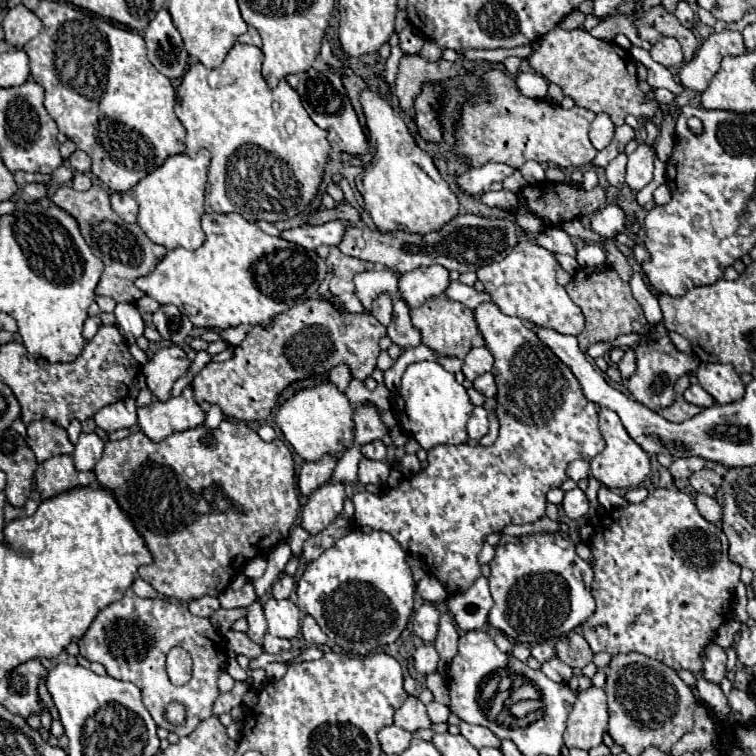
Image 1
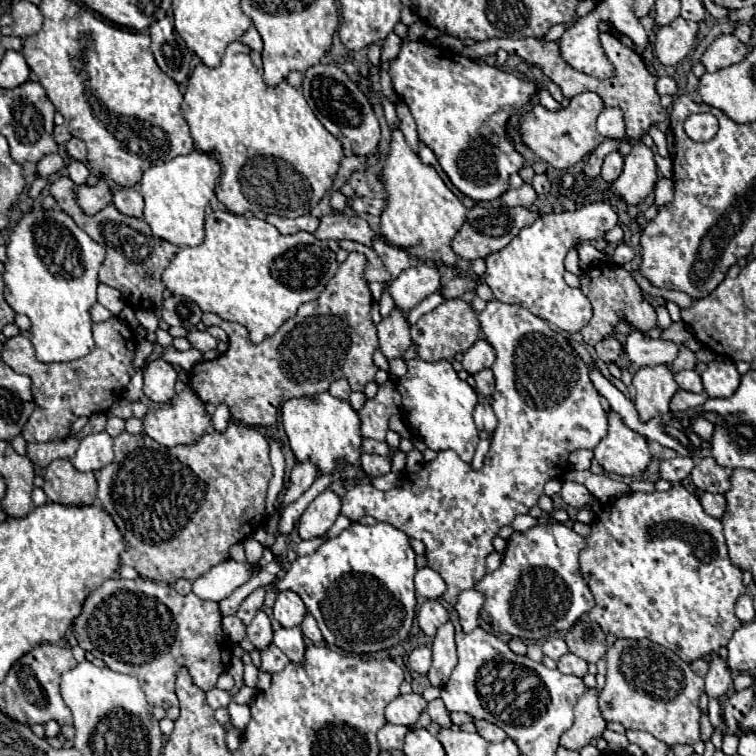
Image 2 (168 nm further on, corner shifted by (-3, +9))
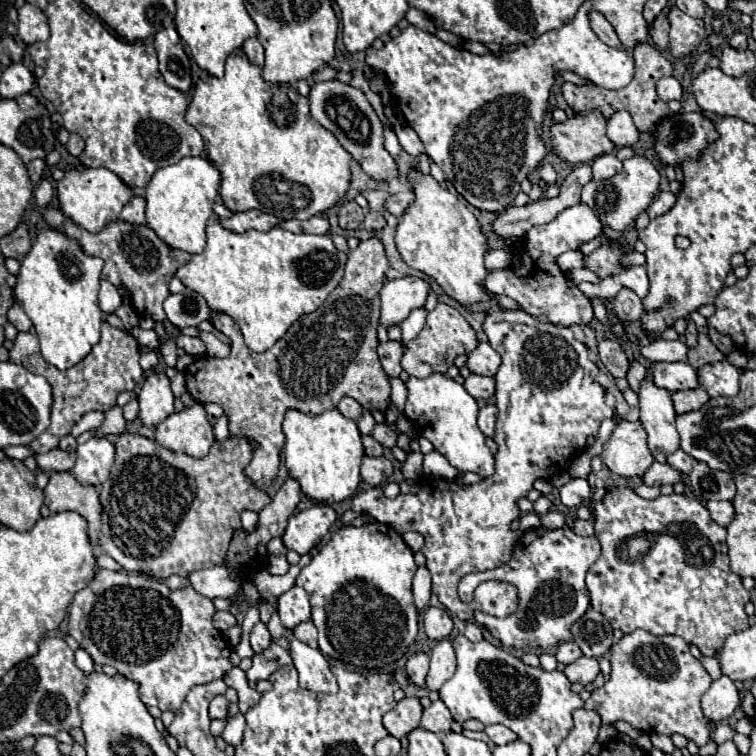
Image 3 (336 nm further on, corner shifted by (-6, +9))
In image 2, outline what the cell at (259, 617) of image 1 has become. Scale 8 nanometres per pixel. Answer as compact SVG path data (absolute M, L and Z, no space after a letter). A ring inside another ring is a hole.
M257 611L255 619L249 623L247 627L247 639L255 645L255 647L267 647L271 643L273 637L273 629L271 629L271 619L267 617L265 611Z

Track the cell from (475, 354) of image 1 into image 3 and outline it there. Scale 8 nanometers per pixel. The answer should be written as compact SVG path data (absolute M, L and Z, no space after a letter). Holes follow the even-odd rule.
M478 343L478 347L468 353L466 367L476 375L494 377L500 367L500 355L490 347L490 343Z

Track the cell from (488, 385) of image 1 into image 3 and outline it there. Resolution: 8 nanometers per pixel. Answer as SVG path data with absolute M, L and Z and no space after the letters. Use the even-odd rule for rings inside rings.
M470 375L464 381L464 389L474 397L474 399L490 399L494 395L494 379L484 377L484 375Z

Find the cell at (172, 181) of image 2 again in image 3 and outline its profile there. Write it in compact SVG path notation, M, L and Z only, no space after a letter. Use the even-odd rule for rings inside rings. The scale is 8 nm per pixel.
M184 157L182 161L160 167L146 185L148 227L172 249L196 255L206 245L206 223L214 215L212 205L218 195L220 173L206 157Z

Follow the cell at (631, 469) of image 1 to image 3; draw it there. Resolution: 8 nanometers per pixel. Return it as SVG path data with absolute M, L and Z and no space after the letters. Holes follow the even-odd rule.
M618 421L600 459L616 475L642 477L654 463L642 421Z

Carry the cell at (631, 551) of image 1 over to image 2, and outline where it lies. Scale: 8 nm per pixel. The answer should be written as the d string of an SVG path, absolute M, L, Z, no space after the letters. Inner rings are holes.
M675 483L665 493L629 493L605 505L603 513L591 525L591 535L585 539L579 563L595 595L595 607L589 611L589 619L597 623L605 635L611 633L617 639L647 637L671 649L685 663L693 663L705 655L717 655L733 631L741 627L733 607L737 597L745 593L745 585L741 583L741 569L735 567L727 555L723 525L705 513L699 499L681 483Z

